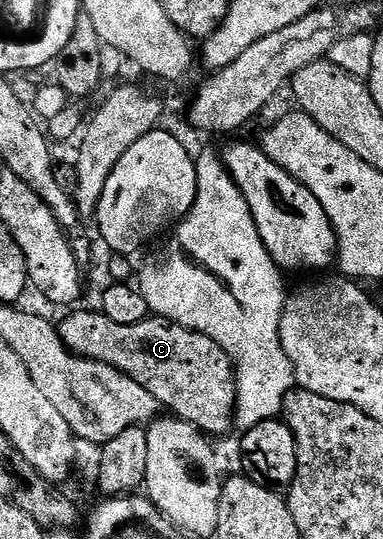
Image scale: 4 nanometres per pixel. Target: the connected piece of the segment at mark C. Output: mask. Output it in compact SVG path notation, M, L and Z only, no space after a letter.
M73 311L59 323L61 340L74 355L110 363L119 373L139 381L166 412L186 419L206 436L225 435L235 427L237 373L233 362L211 337L166 319L148 317L135 325L119 325L95 311Z

